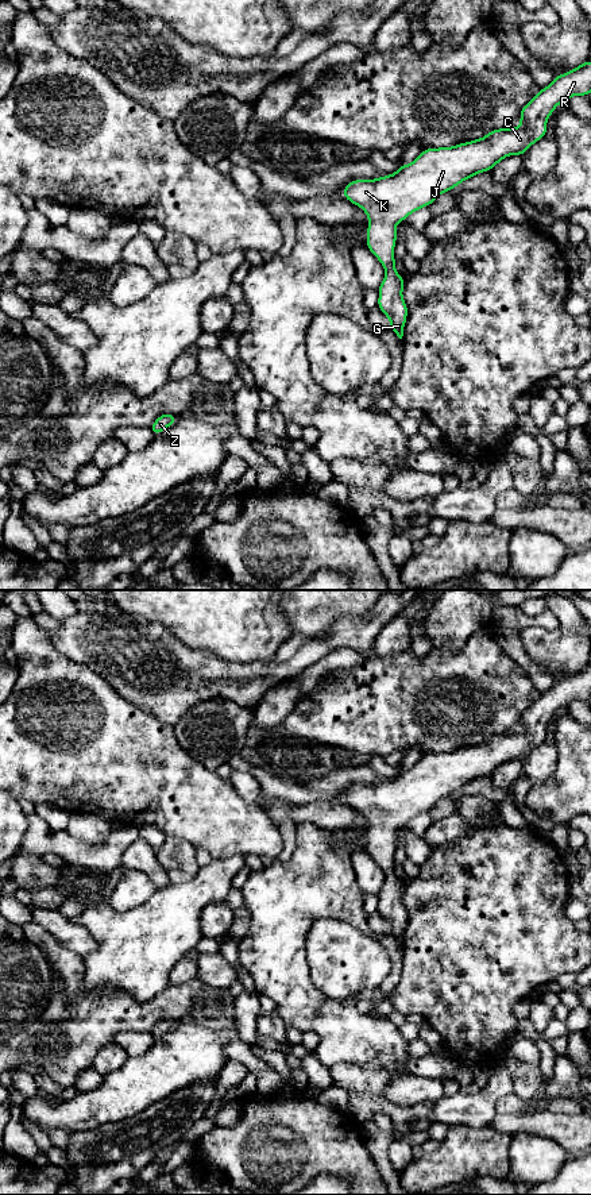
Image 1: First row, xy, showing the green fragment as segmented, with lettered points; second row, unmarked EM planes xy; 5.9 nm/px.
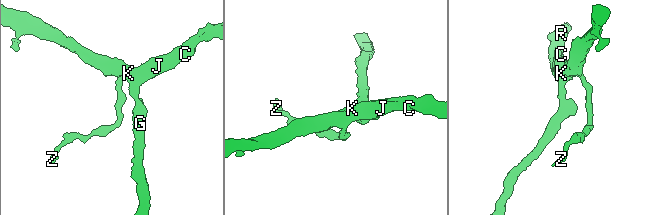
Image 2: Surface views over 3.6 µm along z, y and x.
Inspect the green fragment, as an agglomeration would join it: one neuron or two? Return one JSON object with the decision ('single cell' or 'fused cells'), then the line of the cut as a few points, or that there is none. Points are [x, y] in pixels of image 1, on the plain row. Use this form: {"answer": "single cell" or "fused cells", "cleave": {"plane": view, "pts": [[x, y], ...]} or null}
{"answer": "single cell", "cleave": null}

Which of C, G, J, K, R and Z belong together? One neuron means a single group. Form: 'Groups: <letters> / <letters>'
Groups: C G J K R Z

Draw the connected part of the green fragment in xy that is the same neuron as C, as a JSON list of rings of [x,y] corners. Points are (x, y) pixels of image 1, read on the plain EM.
[[[587,664],[578,672],[553,682],[552,687],[521,713],[519,732],[495,733],[480,744],[464,747],[451,752],[424,753],[409,770],[399,770],[390,780],[374,785],[354,785],[343,795],[343,801],[362,813],[368,822],[367,853],[385,872],[385,883],[378,893],[378,913],[390,925],[390,936],[399,944],[407,924],[407,910],[402,902],[405,884],[395,874],[394,852],[397,848],[395,830],[406,825],[413,817],[429,812],[440,799],[452,795],[463,786],[483,776],[491,776],[509,760],[524,760],[532,749],[545,743],[546,726],[556,712],[568,706],[572,701],[588,701],[591,698],[591,666]]]

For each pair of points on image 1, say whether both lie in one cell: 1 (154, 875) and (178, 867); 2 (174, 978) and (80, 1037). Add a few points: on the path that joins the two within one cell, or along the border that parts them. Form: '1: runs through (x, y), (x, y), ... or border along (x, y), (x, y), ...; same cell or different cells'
1: border along (155, 854), (170, 882); different cells
2: border along (196, 974), (184, 982), (169, 986); different cells

